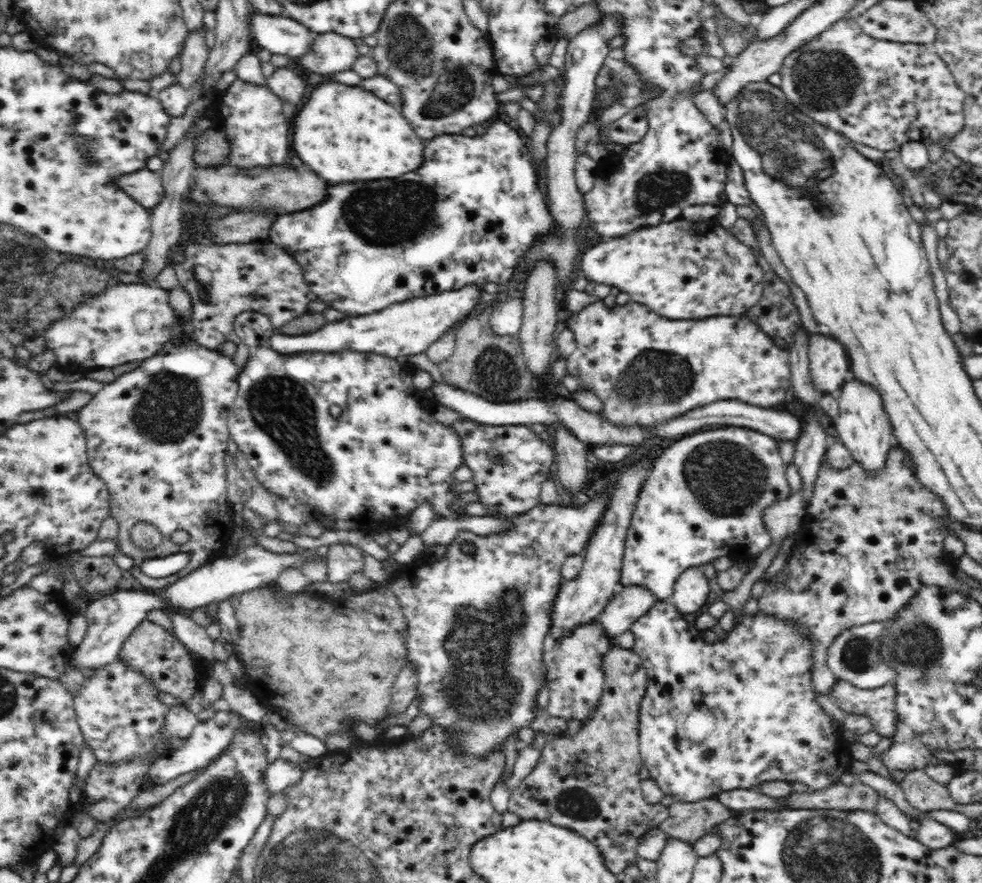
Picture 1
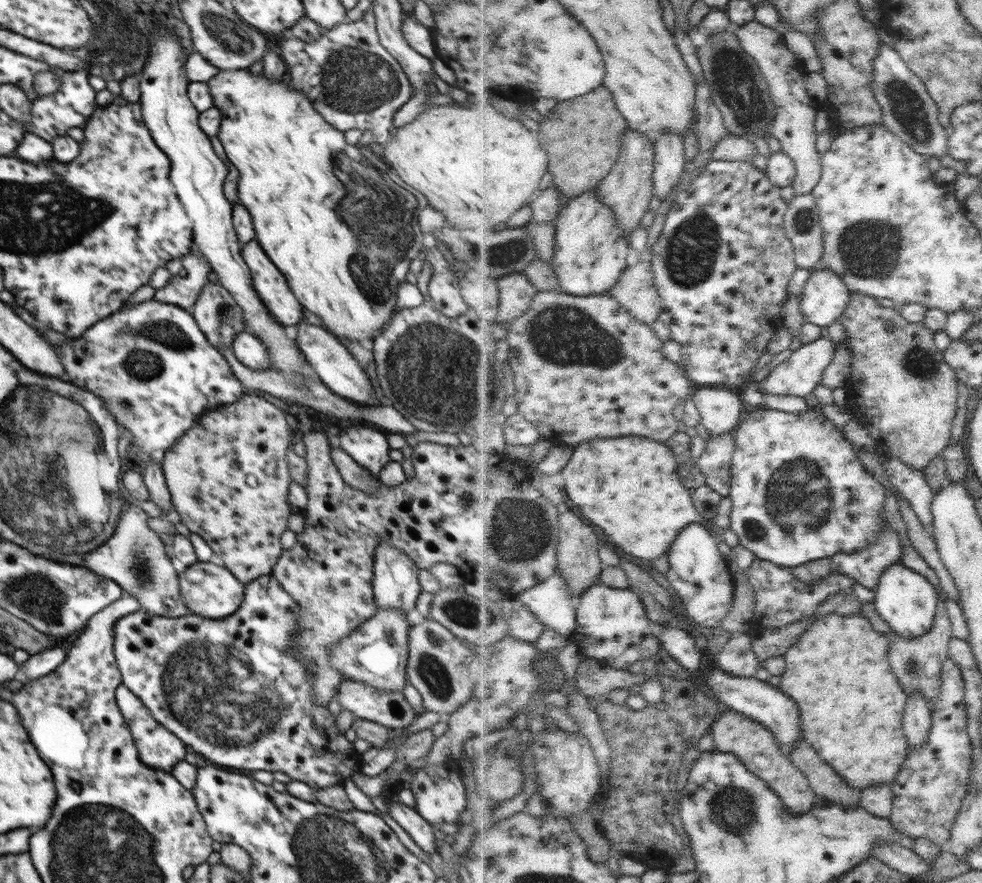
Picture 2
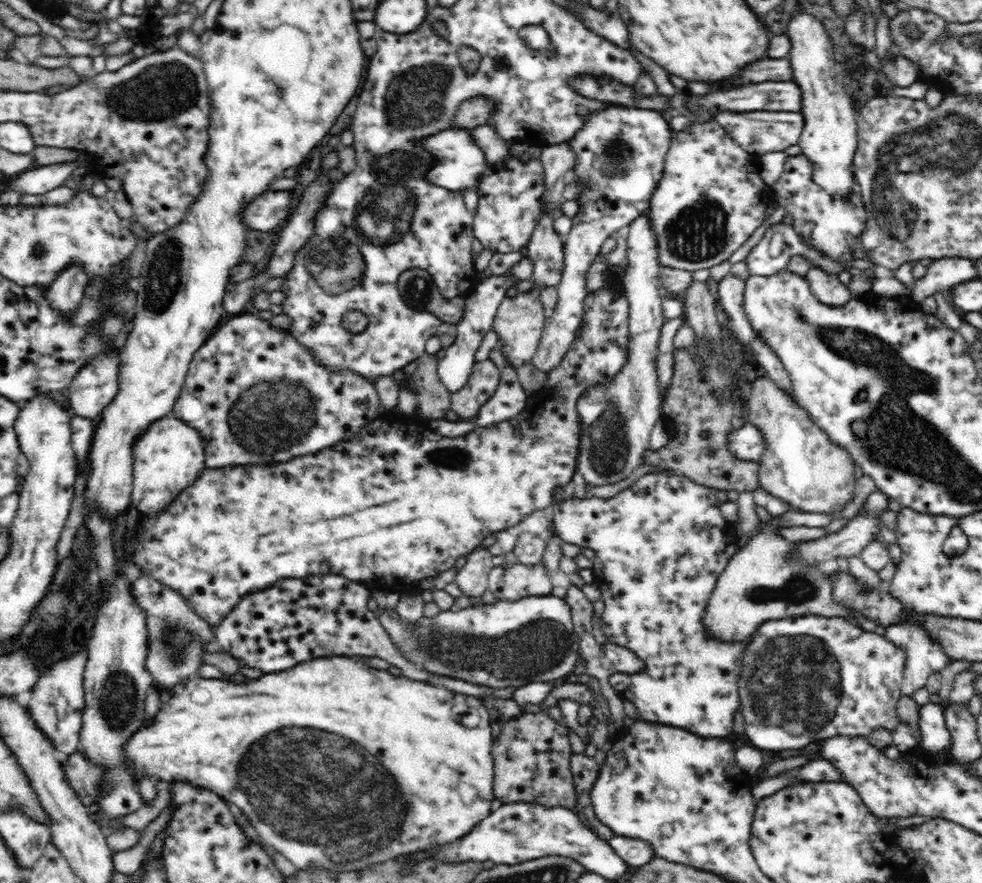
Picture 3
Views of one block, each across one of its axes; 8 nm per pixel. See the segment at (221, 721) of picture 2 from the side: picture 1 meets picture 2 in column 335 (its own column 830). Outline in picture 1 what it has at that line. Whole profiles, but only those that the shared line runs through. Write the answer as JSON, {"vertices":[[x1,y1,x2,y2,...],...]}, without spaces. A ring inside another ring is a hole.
{"vertices":[[659,600,659,602,654,603,650,610,647,610,646,614,643,614,636,622,631,624,630,631,634,633,634,645,633,651,642,659,642,665,647,672,647,689,646,694,642,697,641,705,639,708,639,721,638,721,638,730,639,730,639,740,640,740,640,756,642,763,648,769,650,773,650,779,656,782,658,787,662,789,664,795,671,795,674,800,686,801,686,802,696,802,701,801,705,798,716,798,716,794,722,791,730,790,750,790,756,789,762,782,774,782,776,780,784,780,788,783,800,782,806,785,809,789,809,792,823,790,824,788,830,787,831,785,836,785,839,783,840,778,844,774,849,773,851,770,852,763,855,761,850,754,851,742,846,741,841,735,841,729,836,729,832,727,831,716,816,703,816,691,812,686,812,648,814,648,814,643,810,641,810,633,806,633,806,627,798,621,790,621,790,619,782,619,782,617,776,617,776,615,768,615,764,613,756,613,755,615,748,615,744,613,736,618,734,622,731,622,731,629,726,633,726,638,722,641,721,639,715,640,713,643,706,643,704,641,704,632,696,627,690,626,690,624,684,619,684,616,681,616,678,612,678,609,673,605,672,601]]}

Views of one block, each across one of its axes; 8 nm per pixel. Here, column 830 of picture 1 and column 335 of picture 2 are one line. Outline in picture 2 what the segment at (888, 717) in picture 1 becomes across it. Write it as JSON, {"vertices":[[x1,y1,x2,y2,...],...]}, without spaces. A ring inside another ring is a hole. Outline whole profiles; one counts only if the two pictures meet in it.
{"vertices":[[342,681,333,699,355,718,377,722,388,729,404,729,418,716,402,691,378,690,363,682]]}

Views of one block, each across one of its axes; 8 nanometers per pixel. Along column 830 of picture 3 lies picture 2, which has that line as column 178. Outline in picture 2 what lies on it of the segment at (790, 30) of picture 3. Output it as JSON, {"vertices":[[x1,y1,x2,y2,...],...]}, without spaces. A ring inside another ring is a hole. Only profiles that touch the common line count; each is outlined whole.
{"vertices":[[160,26,154,27,152,32,150,52,142,74,136,76,141,90,141,113,154,142,170,159,170,180,183,204,185,214,193,224,193,244,210,263,212,271,218,275,219,284,224,286,240,305,248,332,264,342,271,368,289,374,297,382,303,382,307,376,299,348,286,336,285,327,278,324,279,322,266,310,252,285,250,270,241,253,243,246,233,225,233,206,223,191,228,174,227,166,214,153,210,137,199,125,199,112,194,108,187,93,189,80,186,76,184,47,178,41,178,37,172,35,172,31]]}

